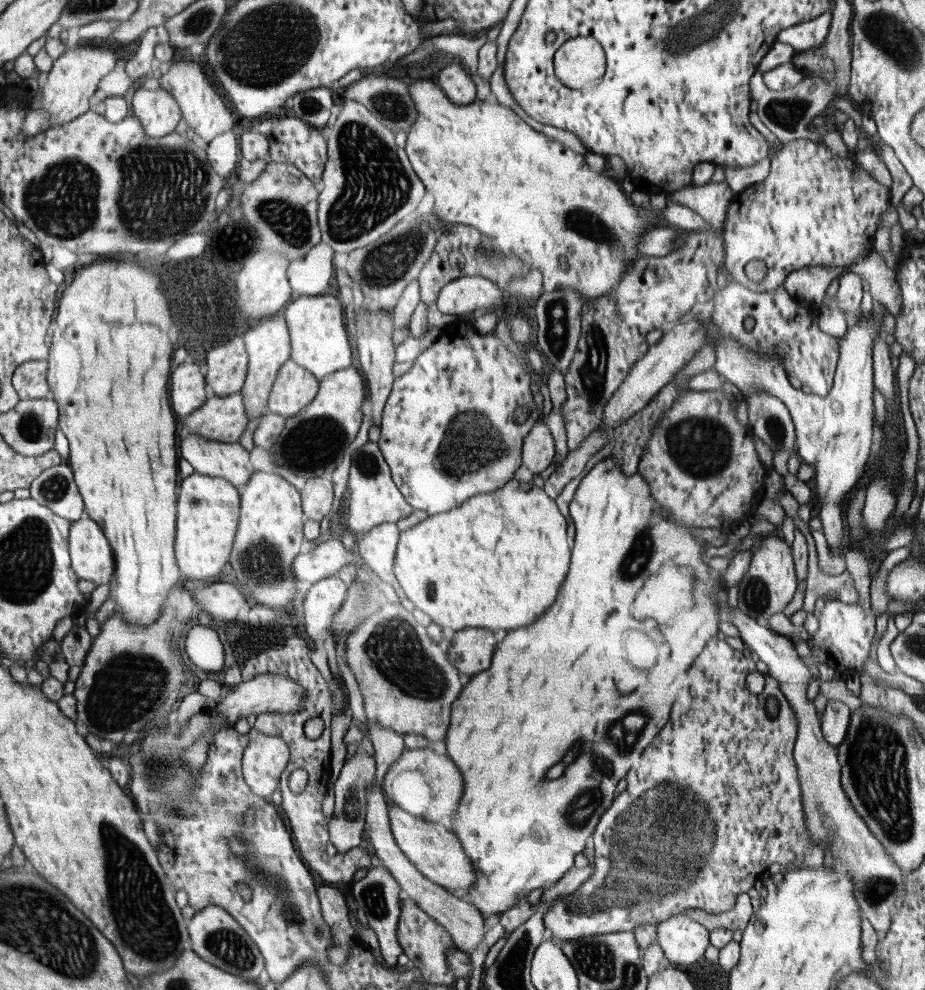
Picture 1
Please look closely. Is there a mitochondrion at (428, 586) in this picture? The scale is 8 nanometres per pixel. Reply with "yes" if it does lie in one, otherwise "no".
yes

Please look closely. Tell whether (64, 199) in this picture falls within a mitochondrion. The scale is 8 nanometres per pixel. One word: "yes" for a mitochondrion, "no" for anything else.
yes

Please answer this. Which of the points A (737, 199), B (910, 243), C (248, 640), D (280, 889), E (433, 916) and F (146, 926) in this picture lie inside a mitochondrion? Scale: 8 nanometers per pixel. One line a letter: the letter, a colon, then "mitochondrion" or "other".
A: other
B: other
C: other
D: mitochondrion
E: other
F: mitochondrion

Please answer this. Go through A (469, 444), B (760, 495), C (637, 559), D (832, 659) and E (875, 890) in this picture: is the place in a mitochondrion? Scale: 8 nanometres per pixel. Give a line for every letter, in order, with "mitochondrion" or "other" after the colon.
A: mitochondrion
B: other
C: mitochondrion
D: other
E: mitochondrion

